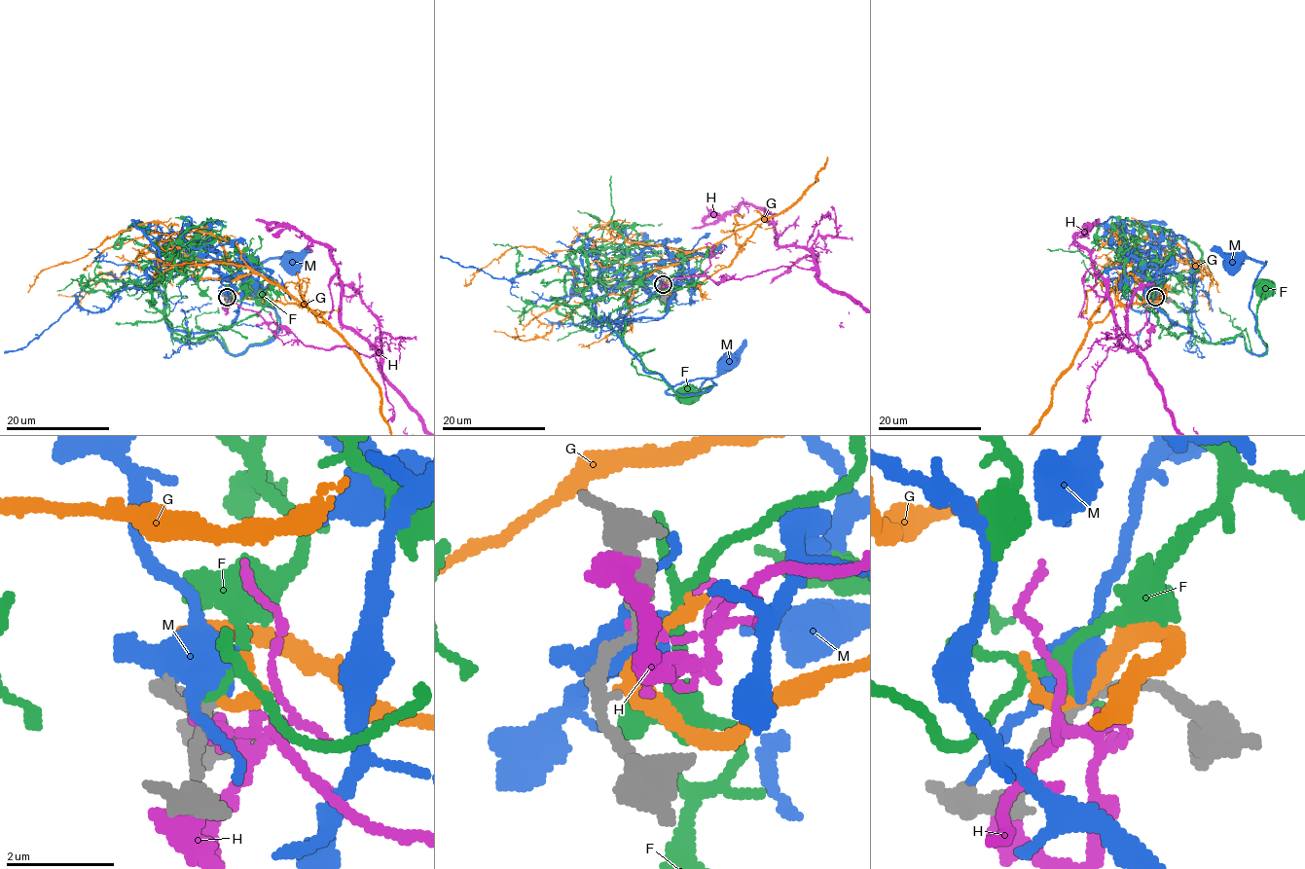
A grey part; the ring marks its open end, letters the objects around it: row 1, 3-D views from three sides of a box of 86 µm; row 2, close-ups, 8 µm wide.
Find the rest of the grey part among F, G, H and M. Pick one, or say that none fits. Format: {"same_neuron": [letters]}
{"same_neuron": ["F"]}

